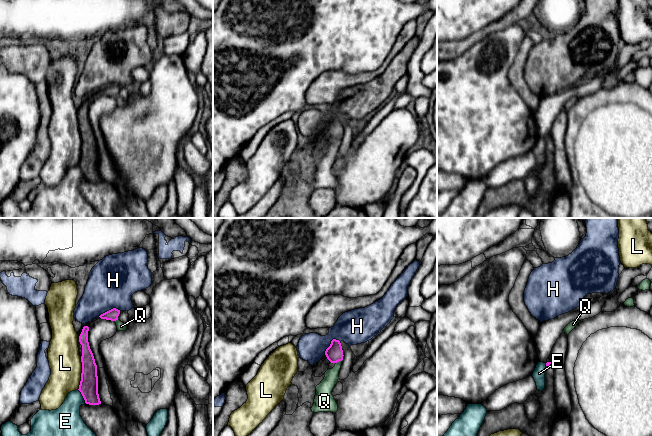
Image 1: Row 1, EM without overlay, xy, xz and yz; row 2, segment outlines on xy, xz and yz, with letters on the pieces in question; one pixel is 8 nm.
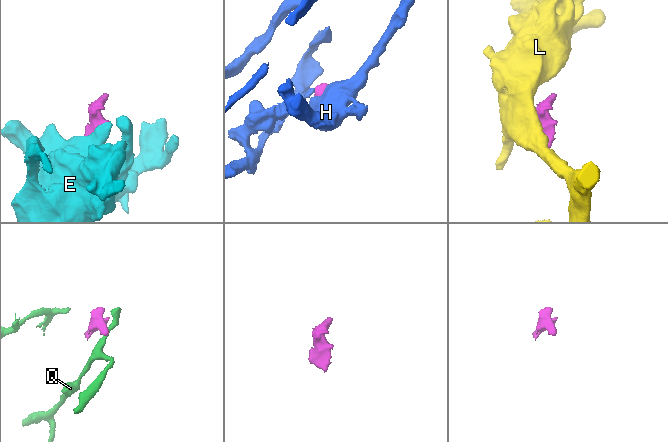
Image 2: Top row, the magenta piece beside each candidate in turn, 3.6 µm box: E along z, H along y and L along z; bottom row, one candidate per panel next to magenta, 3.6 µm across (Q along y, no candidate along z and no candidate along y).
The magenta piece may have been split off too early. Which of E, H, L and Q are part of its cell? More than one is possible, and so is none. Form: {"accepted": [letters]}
{"accepted": []}

